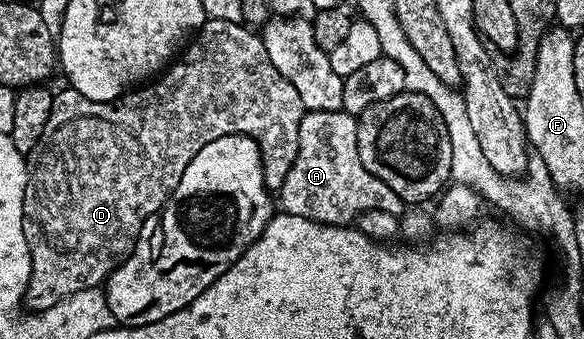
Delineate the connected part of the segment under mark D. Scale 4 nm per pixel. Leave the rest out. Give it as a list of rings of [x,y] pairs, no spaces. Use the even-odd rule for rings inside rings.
[[[208,19],[204,26],[195,32],[194,38],[187,44],[186,50],[179,56],[178,61],[173,62],[159,78],[149,82],[147,85],[137,86],[131,93],[121,95],[119,100],[114,103],[90,101],[86,97],[82,97],[82,93],[71,89],[63,89],[64,91],[60,92],[57,90],[55,92],[52,116],[50,121],[46,121],[45,131],[42,133],[35,150],[30,155],[26,197],[22,205],[22,221],[24,222],[26,241],[30,249],[30,261],[32,262],[30,281],[28,282],[23,301],[23,306],[29,312],[45,311],[58,301],[62,301],[74,293],[85,291],[91,287],[99,288],[107,280],[108,276],[112,274],[112,270],[132,254],[136,247],[136,242],[140,240],[141,229],[174,193],[174,189],[178,185],[186,165],[190,165],[190,161],[194,161],[194,157],[198,157],[198,153],[206,145],[210,145],[210,141],[218,141],[218,137],[248,135],[251,139],[256,140],[256,144],[260,146],[260,156],[264,166],[264,183],[268,187],[269,192],[279,192],[281,185],[286,181],[286,175],[290,173],[290,169],[296,160],[296,154],[298,153],[298,125],[306,112],[302,101],[295,97],[289,97],[289,99],[264,99],[264,94],[268,90],[276,91],[279,87],[282,87],[281,78],[280,74],[274,69],[270,57],[263,51],[263,38],[257,32],[255,35],[254,32],[247,31],[247,29],[252,30],[240,23],[231,23],[221,19]]]

